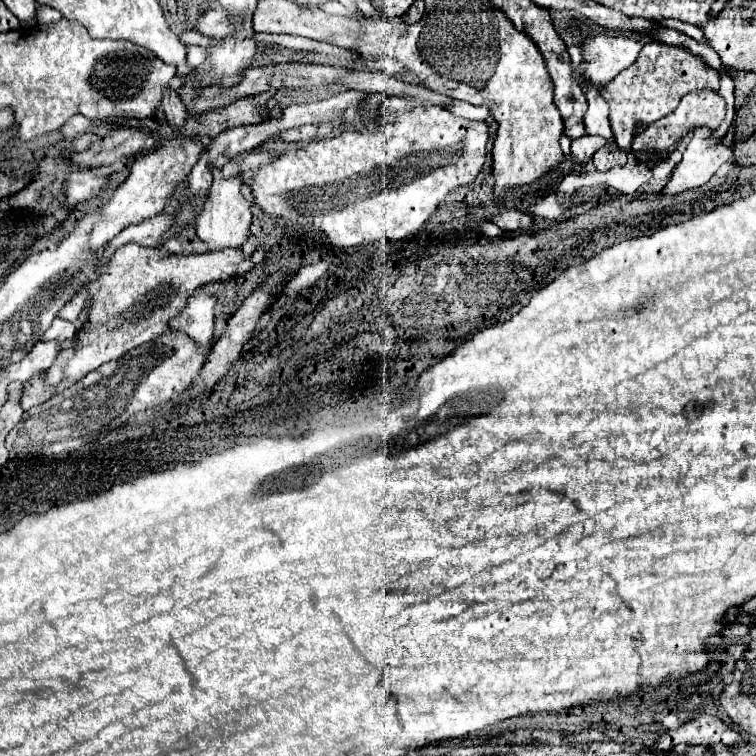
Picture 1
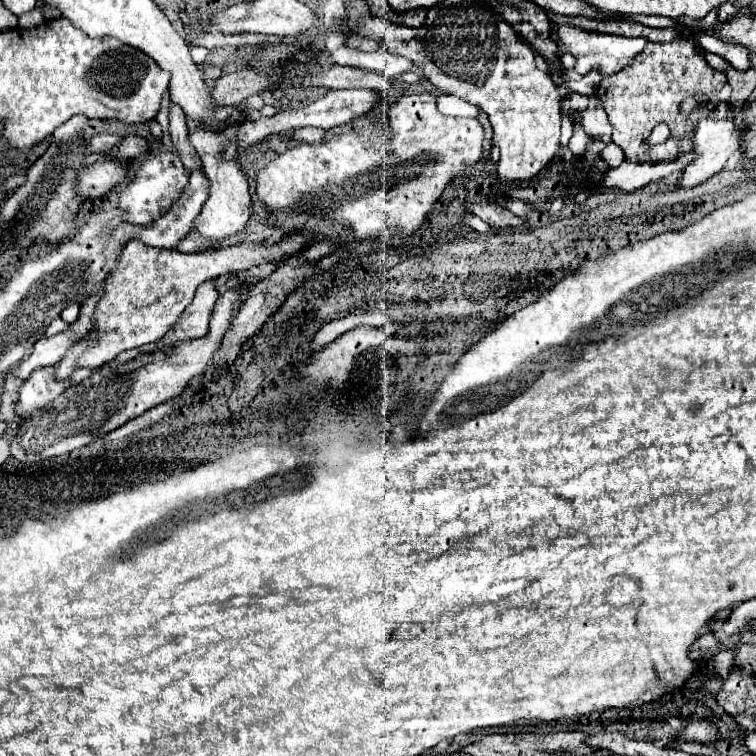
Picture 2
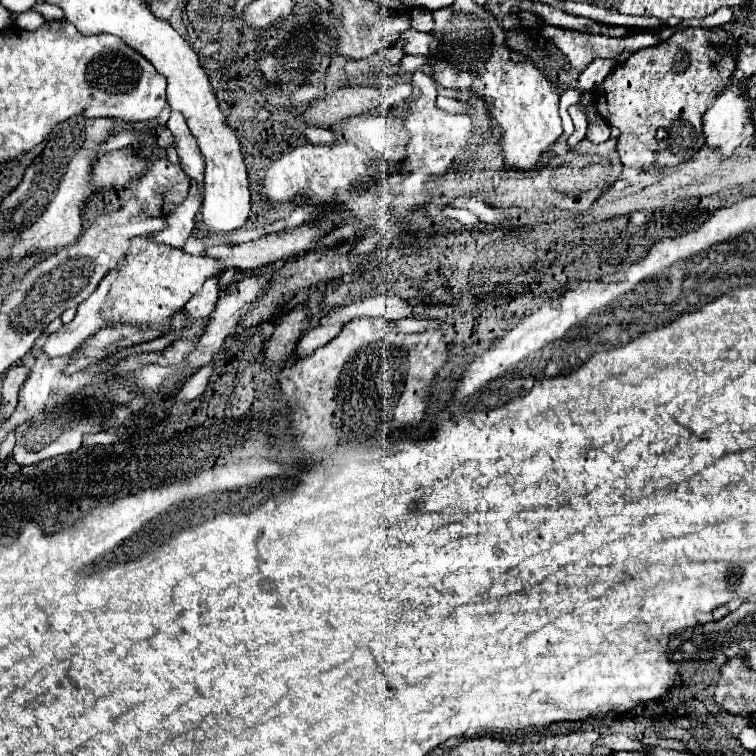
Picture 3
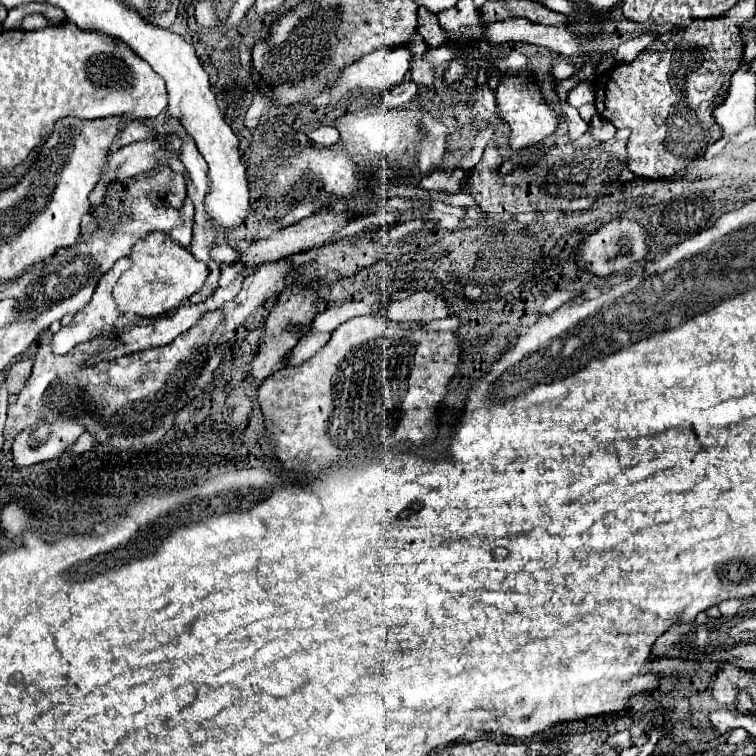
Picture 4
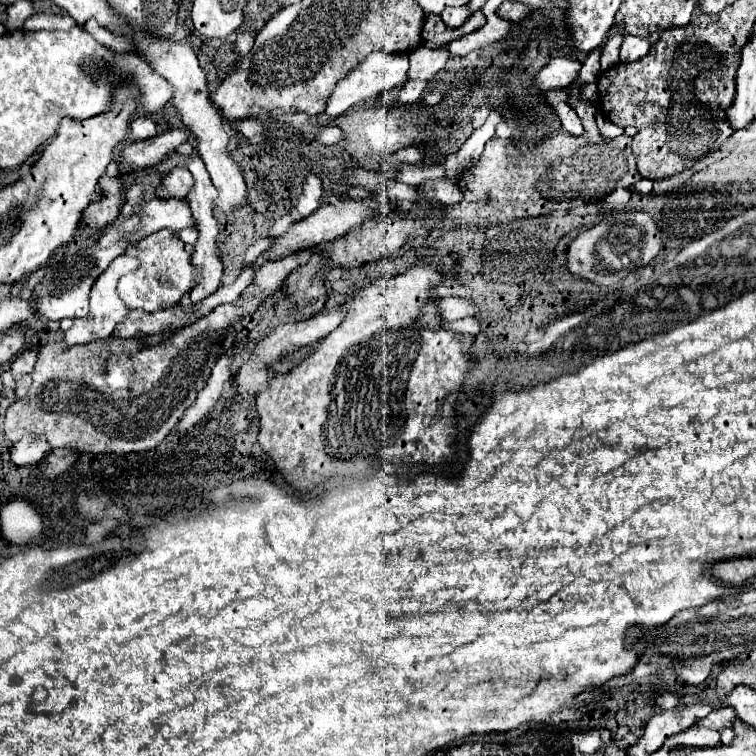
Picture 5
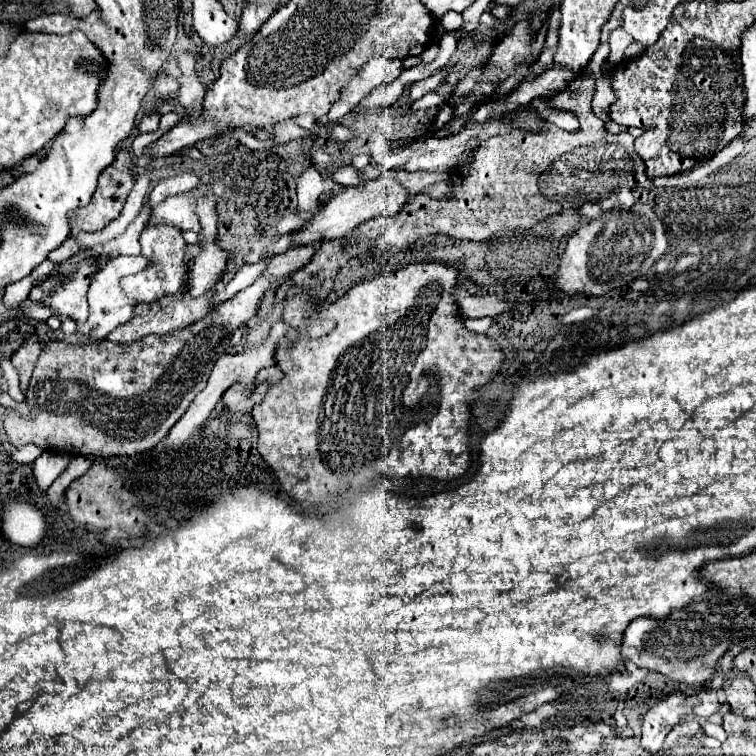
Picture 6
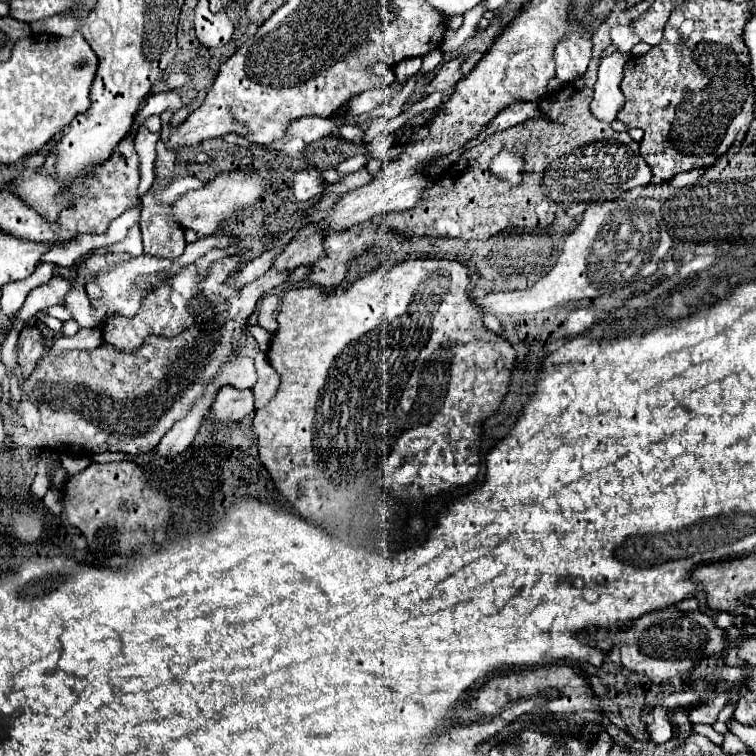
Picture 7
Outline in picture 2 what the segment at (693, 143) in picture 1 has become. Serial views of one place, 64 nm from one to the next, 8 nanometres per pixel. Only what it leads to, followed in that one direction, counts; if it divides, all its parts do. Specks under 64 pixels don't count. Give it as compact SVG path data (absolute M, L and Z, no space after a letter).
M718 102L718 118L706 118L706 122L698 122L696 126L696 134L694 134L694 148L692 148L692 160L688 162L688 166L684 168L682 178L678 180L676 188L694 188L702 182L706 182L708 178L712 178L716 172L720 172L726 164L726 160L740 148L740 140L742 140L742 130L736 132L734 122L726 120L726 102Z

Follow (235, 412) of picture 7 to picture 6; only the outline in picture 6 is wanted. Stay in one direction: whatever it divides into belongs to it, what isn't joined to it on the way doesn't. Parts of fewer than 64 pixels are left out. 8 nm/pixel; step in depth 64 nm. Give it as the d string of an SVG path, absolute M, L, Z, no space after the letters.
M234 384L224 392L222 396L224 408L232 410L232 412L248 412L254 406L254 398L252 392L246 390L242 384Z

